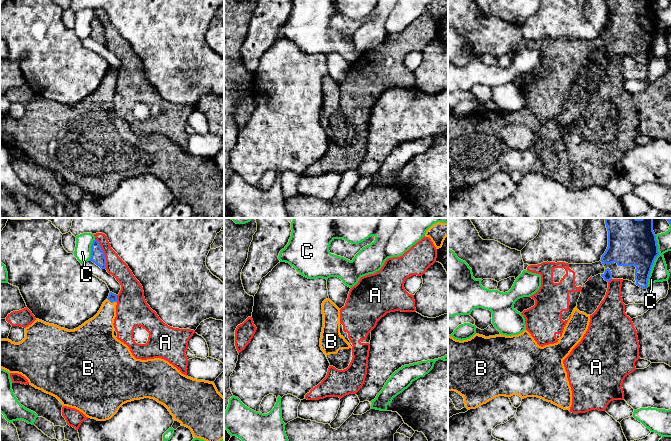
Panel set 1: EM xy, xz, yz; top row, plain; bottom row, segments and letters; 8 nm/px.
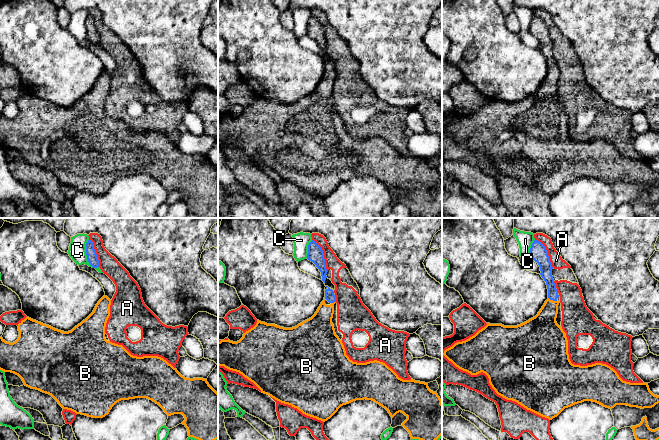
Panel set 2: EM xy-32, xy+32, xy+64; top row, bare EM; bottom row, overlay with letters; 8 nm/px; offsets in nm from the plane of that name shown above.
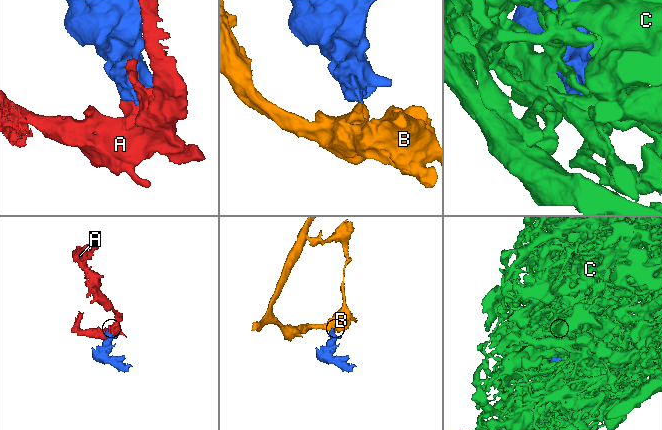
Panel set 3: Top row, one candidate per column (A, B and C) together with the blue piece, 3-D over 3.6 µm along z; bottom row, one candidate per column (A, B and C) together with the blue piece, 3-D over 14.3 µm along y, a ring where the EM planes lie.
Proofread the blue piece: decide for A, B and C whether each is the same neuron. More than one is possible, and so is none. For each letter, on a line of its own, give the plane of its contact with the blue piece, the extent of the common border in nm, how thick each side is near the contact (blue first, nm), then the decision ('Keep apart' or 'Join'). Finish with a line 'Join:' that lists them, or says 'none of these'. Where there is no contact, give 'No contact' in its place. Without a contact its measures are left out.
A: Touches blue in xy. Shared border 260 nm. Thickness 110 nm (blue) against 150 nm. Keep apart
B: Touches blue in xy. Shared border 90 nm. Thickness 70 nm (blue) against 240 nm. Join
C: Touches blue in yz. Shared border 420 nm. Thickness 340 nm (blue) against 140 nm. Keep apart
Join: B

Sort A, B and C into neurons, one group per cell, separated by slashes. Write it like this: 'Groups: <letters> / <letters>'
Groups: A / B / C

